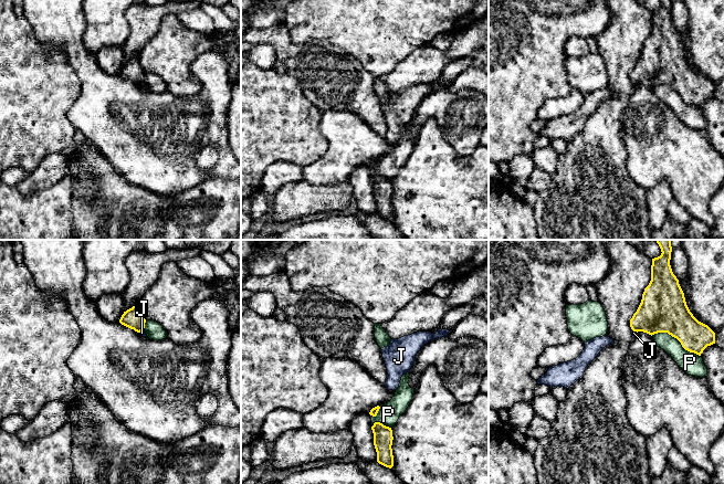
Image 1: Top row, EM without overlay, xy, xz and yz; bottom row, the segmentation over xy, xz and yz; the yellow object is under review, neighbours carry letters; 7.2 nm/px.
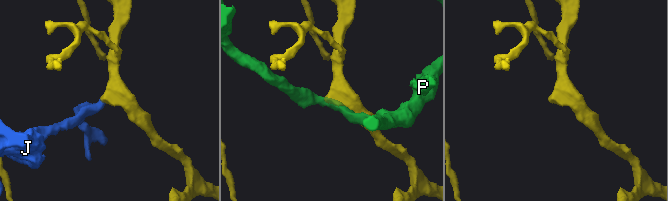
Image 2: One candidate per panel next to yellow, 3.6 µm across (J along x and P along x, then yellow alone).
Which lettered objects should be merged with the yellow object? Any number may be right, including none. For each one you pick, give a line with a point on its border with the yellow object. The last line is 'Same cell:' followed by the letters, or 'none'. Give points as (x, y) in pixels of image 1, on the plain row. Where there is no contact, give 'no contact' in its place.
J: yz (635, 83)
Same cell: J

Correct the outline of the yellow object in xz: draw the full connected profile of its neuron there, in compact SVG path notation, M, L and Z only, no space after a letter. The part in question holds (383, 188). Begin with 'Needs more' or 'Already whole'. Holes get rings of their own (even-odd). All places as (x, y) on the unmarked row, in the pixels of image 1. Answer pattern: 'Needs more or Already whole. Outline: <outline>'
Already whole. Outline: M375 175L371 179L374 186L374 198L377 204L377 214L386 220L394 219L392 208L392 182L380 175Z

